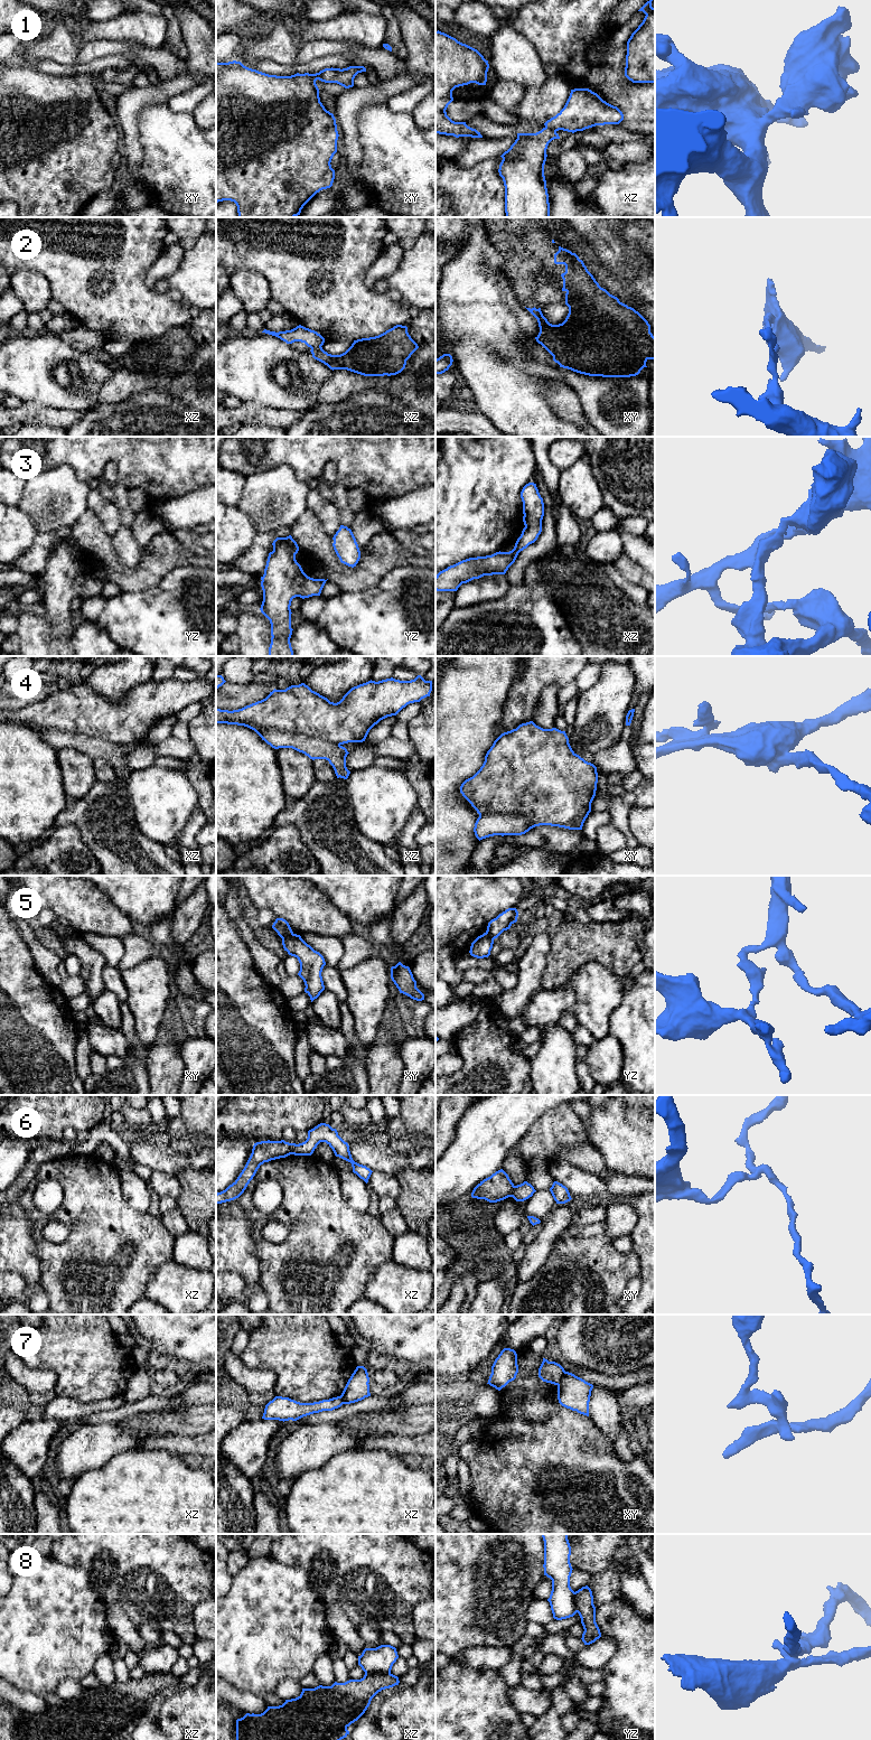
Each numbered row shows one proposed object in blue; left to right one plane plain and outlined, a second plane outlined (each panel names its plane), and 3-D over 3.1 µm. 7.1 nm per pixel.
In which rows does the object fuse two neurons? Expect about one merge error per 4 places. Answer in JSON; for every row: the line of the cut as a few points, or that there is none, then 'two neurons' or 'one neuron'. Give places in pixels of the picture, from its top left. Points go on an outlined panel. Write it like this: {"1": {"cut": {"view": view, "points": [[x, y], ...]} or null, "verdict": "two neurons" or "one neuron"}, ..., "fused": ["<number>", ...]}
{"1": {"cut": null, "verdict": "one neuron"}, "2": {"cut": {"view": "xz", "points": [[320, 346], [311, 348]]}, "verdict": "two neurons"}, "3": {"cut": null, "verdict": "one neuron"}, "4": {"cut": {"view": "xz", "points": [[243, 724], [262, 729], [296, 731], [339, 745]]}, "verdict": "two neurons"}, "5": {"cut": {"view": "xy", "points": [[292, 933], [282, 938]]}, "verdict": "two neurons"}, "6": {"cut": {"view": "xz", "points": [[294, 1143], [291, 1153]]}, "verdict": "two neurons"}, "7": {"cut": {"view": "xy", "points": [[565, 1372], [556, 1384]]}, "verdict": "two neurons"}, "8": {"cut": {"view": "xz", "points": [[390, 1672], [365, 1674]]}, "verdict": "two neurons"}, "fused": ["2", "4", "5", "6", "7", "8"]}

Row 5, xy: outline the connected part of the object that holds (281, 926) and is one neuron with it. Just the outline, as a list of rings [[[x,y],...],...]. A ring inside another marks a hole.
[[[277,918],[272,928],[278,933],[281,938],[289,937],[293,934],[289,923],[283,918]]]

